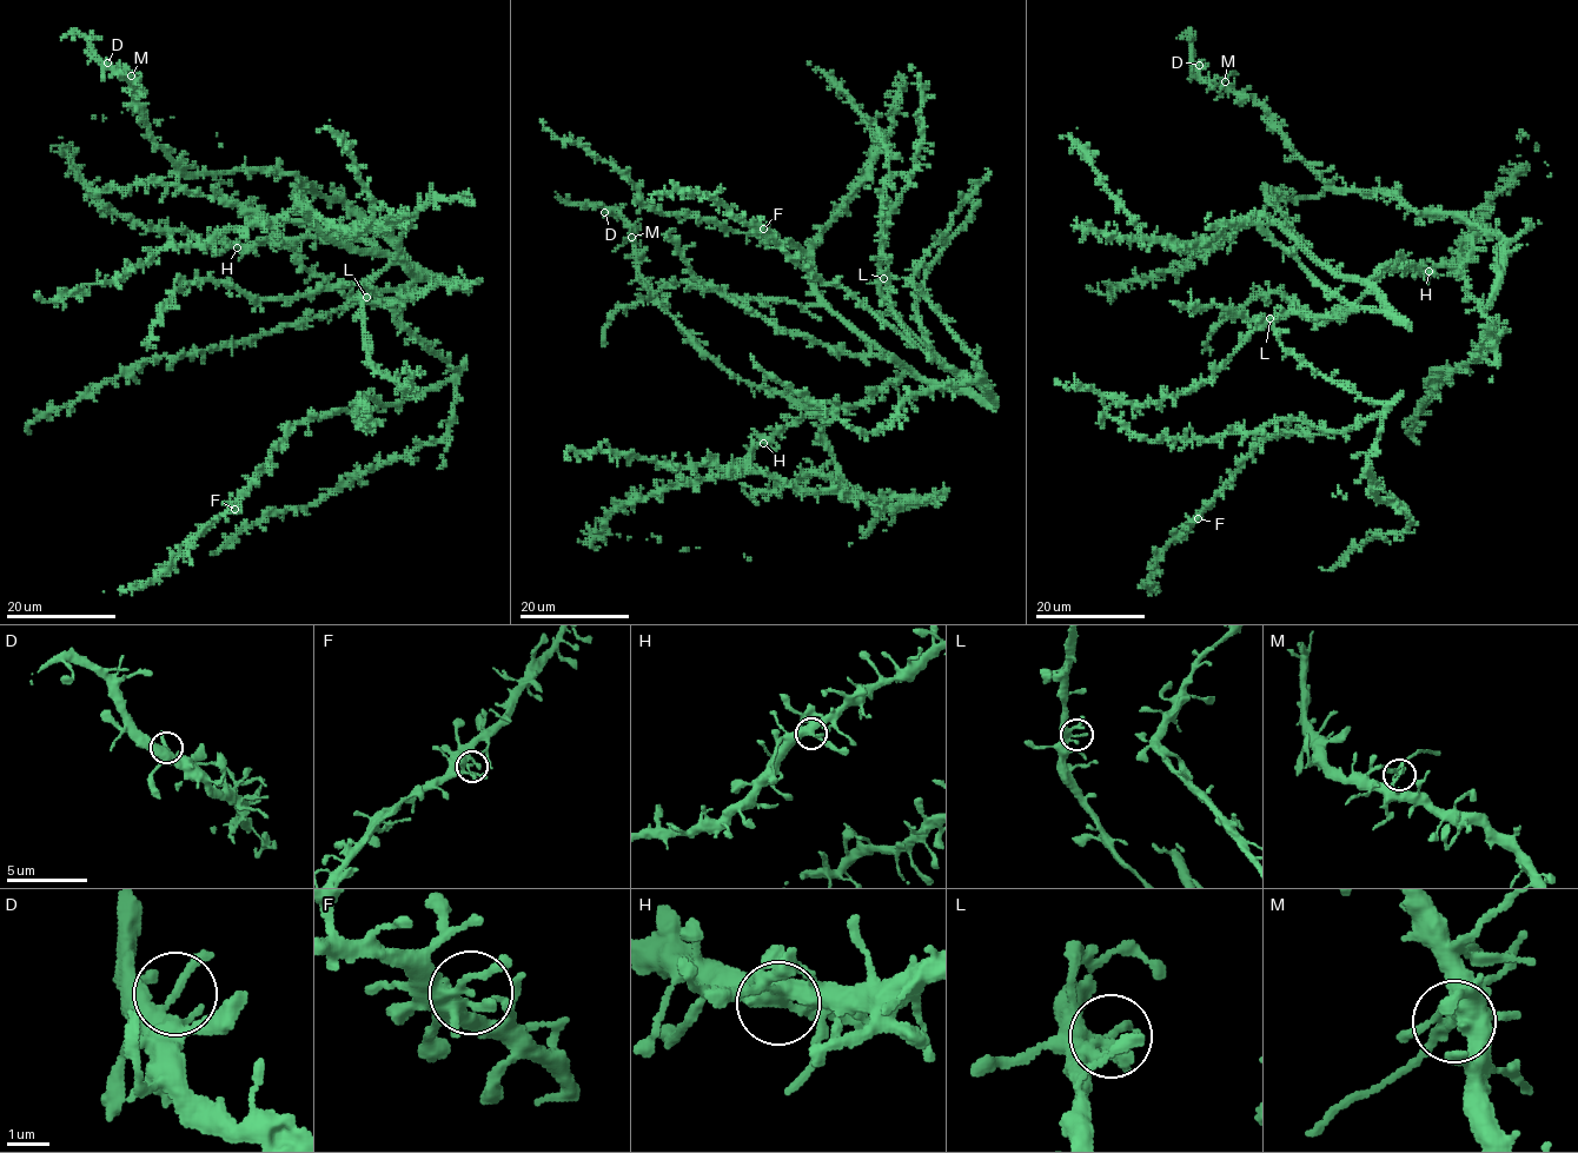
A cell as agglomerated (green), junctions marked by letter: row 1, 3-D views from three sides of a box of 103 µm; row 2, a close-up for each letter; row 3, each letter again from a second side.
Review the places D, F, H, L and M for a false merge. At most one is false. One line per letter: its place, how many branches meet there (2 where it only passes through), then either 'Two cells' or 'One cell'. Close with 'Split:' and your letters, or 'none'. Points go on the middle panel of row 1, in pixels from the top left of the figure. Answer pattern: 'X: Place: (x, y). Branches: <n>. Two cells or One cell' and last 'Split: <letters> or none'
D: Place: (604, 212). Branches: 3. One cell
F: Place: (763, 229). Branches: 4. One cell
H: Place: (763, 443). Branches: 4. One cell
L: Place: (883, 278). Branches: 3. One cell
M: Place: (631, 237). Branches: 4. Two cells
Split: M

